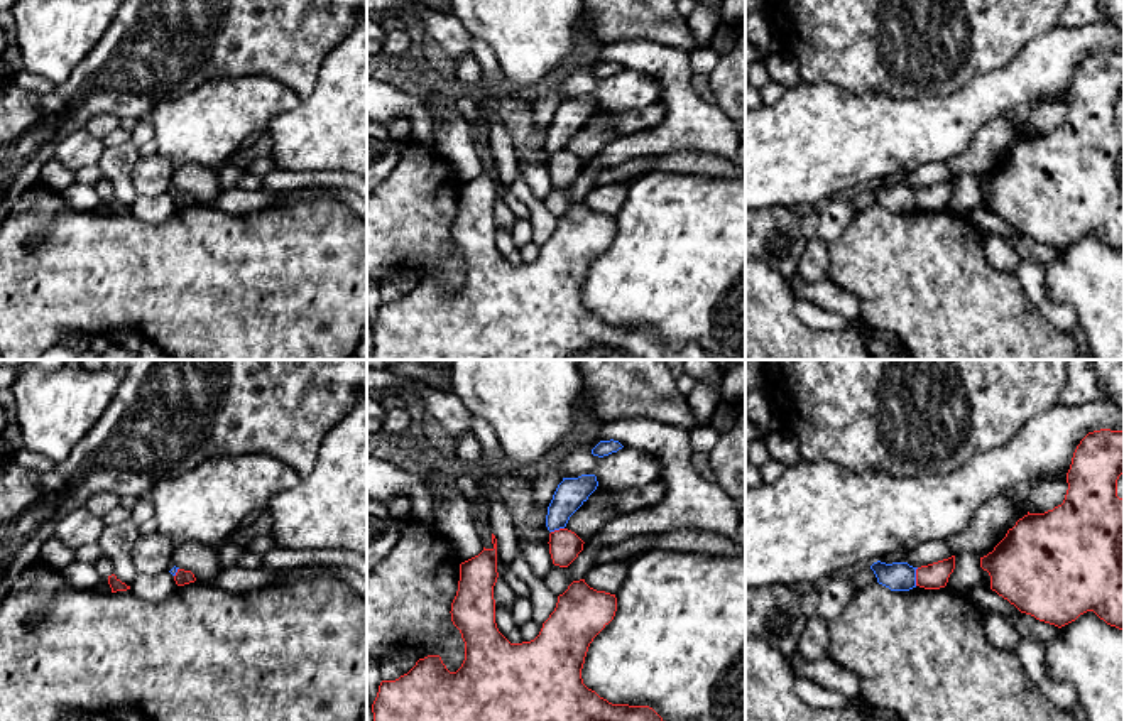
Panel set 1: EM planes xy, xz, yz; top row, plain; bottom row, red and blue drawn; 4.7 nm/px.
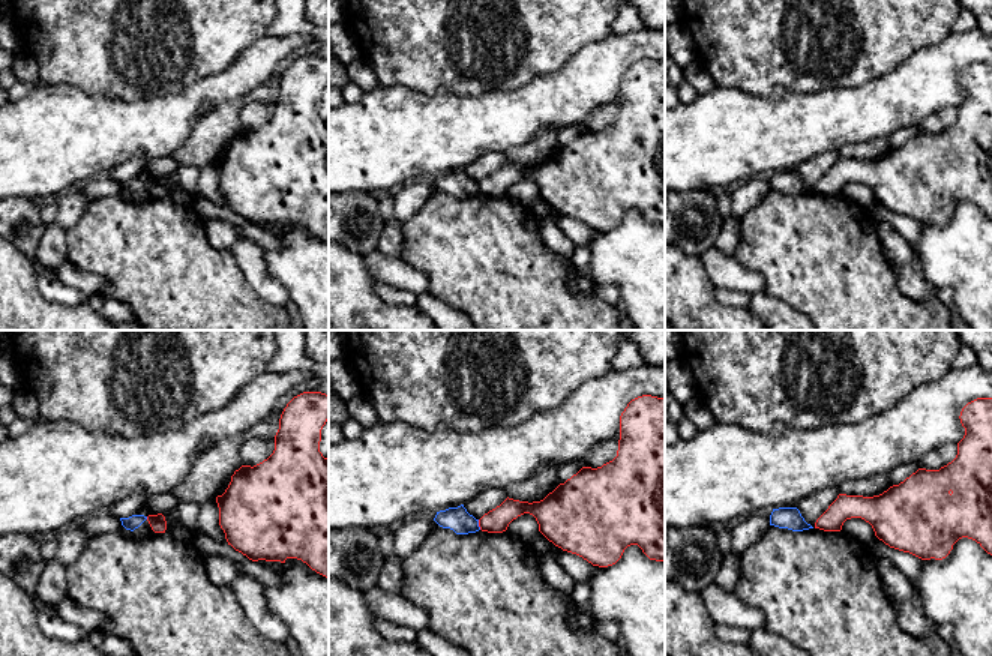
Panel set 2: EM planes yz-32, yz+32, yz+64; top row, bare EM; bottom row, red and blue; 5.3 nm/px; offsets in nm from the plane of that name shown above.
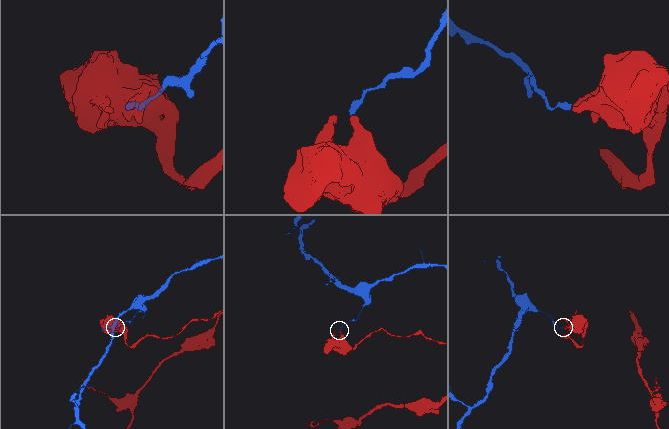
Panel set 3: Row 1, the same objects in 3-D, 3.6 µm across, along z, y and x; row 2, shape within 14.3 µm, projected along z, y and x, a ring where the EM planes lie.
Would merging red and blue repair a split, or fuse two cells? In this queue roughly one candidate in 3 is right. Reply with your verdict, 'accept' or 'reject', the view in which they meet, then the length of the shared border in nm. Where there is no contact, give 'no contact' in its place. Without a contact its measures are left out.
reject; contact in yz; length 90 nm

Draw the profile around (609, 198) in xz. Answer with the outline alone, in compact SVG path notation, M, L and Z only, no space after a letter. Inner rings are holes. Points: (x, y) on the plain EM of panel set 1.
M610 182L593 187L585 198L585 204L610 216L617 216L629 194L630 182Z

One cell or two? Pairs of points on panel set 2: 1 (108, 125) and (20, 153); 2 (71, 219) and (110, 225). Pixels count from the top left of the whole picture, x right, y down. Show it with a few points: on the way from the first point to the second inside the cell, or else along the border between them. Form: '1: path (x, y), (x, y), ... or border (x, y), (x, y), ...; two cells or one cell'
1: path (86, 135), (57, 135), (42, 144); one cell
2: border (89, 201), (81, 218), (66, 231); two cells

